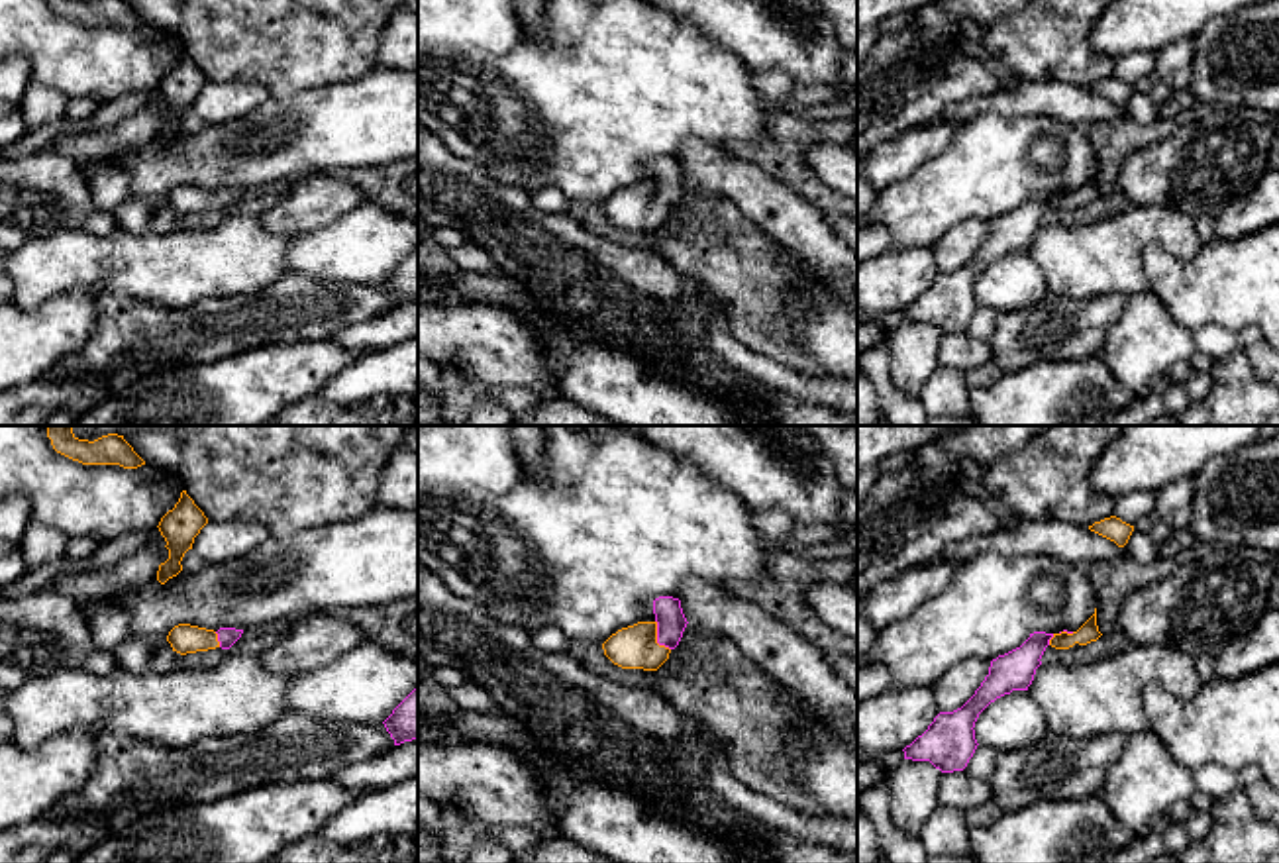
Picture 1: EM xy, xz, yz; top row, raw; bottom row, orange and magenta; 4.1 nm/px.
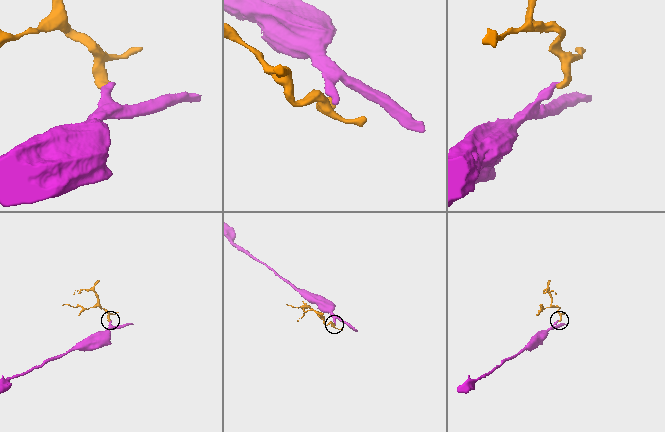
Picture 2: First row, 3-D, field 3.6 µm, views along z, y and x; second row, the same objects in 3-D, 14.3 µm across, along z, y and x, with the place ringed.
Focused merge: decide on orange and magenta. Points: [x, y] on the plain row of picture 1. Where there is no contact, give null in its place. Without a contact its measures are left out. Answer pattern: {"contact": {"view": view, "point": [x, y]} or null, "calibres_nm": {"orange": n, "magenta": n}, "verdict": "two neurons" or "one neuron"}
{"contact": {"view": "xz", "point": [656, 199]}, "calibres_nm": {"orange": 180, "magenta": 120}, "verdict": "one neuron"}

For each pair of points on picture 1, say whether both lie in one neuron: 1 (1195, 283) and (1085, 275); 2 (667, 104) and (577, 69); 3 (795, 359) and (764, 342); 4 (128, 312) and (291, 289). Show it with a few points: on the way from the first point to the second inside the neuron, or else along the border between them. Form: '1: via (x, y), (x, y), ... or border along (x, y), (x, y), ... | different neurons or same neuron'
1: border along (1189, 259), (1150, 244), (1142, 259), (1148, 291) | different neurons
2: via (646, 83), (599, 83) | same neuron
3: via (787, 355), (771, 350) | same neuron
4: via (169, 324), (236, 324), (250, 320) | same neuron

